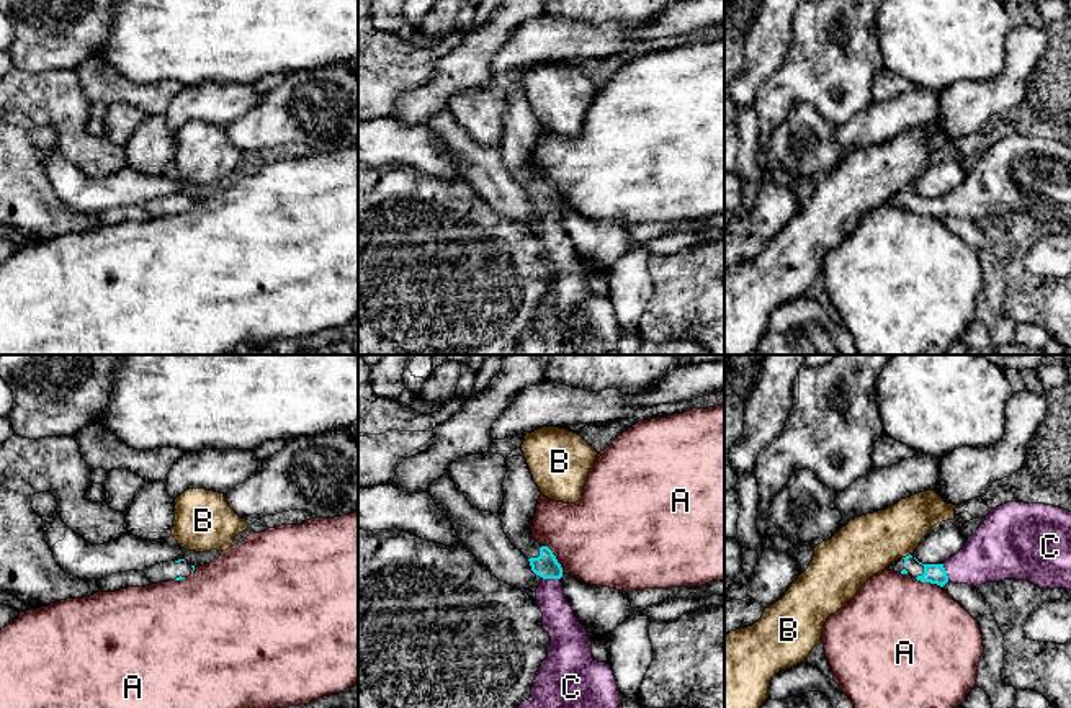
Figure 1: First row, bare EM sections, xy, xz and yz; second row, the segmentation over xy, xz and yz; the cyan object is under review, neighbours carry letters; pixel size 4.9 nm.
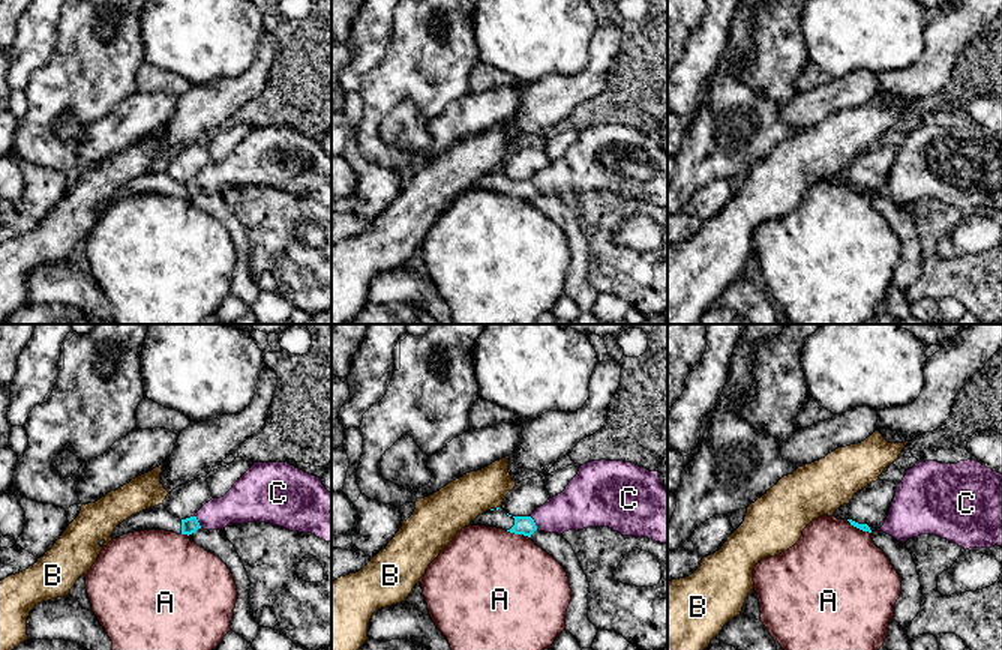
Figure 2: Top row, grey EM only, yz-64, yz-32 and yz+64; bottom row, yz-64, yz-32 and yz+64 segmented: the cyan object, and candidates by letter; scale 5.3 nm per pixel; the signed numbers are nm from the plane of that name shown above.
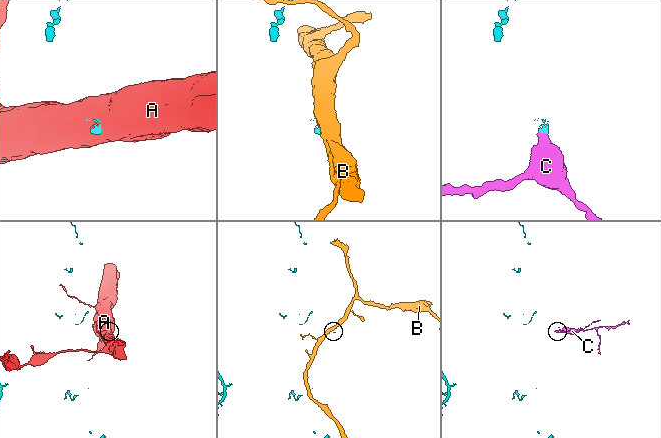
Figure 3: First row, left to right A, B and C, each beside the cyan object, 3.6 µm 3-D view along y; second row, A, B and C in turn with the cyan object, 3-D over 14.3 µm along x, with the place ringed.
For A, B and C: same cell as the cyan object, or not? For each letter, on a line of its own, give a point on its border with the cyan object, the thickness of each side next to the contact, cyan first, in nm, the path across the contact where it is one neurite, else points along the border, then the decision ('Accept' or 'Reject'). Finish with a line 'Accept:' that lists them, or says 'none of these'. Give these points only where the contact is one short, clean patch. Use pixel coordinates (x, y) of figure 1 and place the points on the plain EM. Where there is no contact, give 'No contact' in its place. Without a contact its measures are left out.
A: Touches cyan at xz (555, 192). Thickness 120 nm (cyan) against 440 nm. Boundary: xz (542, 179), (551, 185), (563, 206). Reject
B: Touches cyan at yz (906, 190). Thickness 20 nm (cyan) against 300 nm. Boundary: yz (909, 187), (903, 192). Reject
C: Touches cyan at xz (551, 211). Thickness 120 nm (cyan) against 160 nm. Path across: xz (546, 200), (551, 211), (551, 236), (560, 255). Accept
Accept: C

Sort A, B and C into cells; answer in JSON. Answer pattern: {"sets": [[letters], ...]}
{"sets": [["A"], ["B"], ["C"]]}

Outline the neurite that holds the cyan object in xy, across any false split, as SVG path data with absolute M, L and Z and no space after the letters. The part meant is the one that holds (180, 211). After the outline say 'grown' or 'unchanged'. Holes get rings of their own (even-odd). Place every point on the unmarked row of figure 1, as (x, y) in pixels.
M178 193L178 195L155 198L142 206L152 217L160 217L168 214L181 214L188 211L193 204L195 199L191 199L185 193Z; grown

